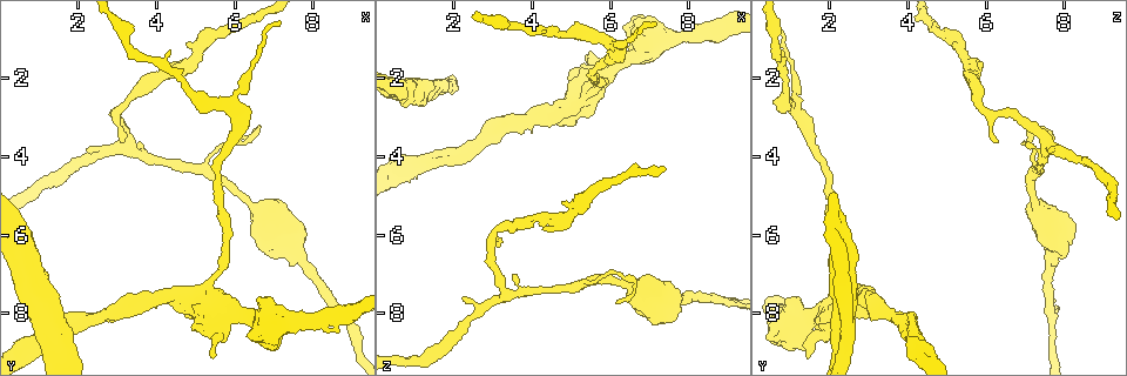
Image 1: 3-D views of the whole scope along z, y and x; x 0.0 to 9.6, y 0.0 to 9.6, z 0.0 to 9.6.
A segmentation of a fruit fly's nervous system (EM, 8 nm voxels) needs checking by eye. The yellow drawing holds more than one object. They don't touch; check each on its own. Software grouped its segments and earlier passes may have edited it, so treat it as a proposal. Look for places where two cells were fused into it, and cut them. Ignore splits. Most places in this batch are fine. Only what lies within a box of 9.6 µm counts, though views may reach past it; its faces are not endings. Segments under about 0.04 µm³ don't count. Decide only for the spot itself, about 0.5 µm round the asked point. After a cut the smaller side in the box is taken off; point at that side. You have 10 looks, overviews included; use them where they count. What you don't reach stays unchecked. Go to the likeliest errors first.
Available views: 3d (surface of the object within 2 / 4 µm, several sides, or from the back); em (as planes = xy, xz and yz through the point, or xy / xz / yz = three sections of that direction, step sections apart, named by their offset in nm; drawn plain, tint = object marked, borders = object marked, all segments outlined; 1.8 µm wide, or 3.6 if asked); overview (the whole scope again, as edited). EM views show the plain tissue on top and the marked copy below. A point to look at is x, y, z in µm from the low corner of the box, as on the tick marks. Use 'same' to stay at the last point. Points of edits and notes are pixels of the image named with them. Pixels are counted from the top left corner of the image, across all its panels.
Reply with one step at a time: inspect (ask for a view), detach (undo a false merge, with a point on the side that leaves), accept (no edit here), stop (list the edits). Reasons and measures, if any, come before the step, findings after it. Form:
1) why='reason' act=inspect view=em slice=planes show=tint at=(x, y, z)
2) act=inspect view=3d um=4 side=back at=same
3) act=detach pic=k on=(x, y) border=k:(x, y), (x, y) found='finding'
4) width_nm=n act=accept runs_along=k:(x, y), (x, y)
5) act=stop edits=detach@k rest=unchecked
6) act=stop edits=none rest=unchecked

why='three arms meet' act=inspect view=em slice=xz step=4 show=tint at=(0.65, 6.45, 2.35)

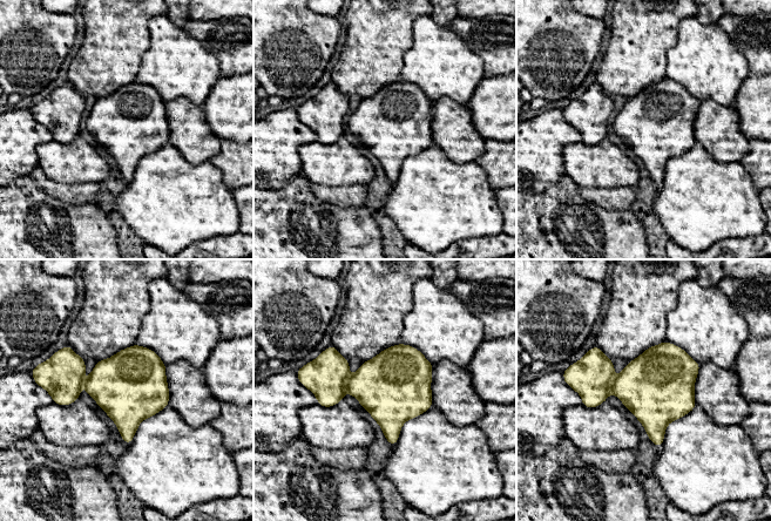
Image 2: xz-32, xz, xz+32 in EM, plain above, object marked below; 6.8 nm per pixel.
why='another direction' act=inspect view=em slice=planes show=borders at=same

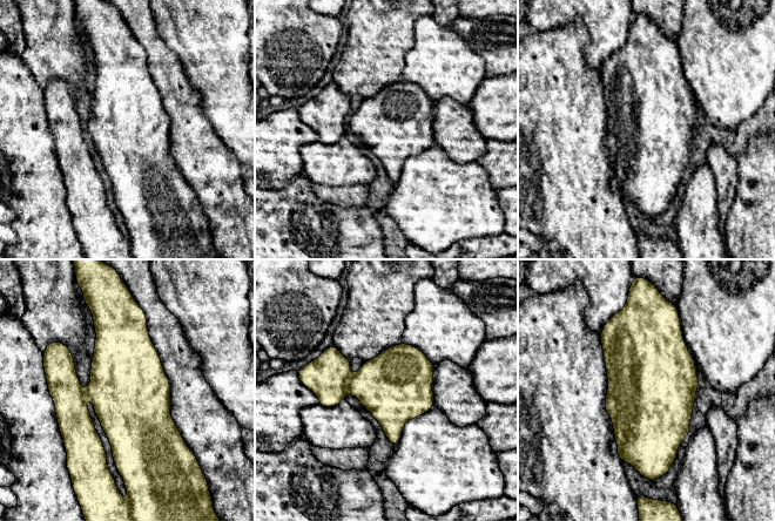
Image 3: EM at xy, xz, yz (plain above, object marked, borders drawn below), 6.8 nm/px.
width_nm=500 act=accept found='all the same cell'

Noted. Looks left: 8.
why='calibre changes' act=inspect view=em um=3.6 slice=planes show=tint at=(5.55, 7.95, 2.10)

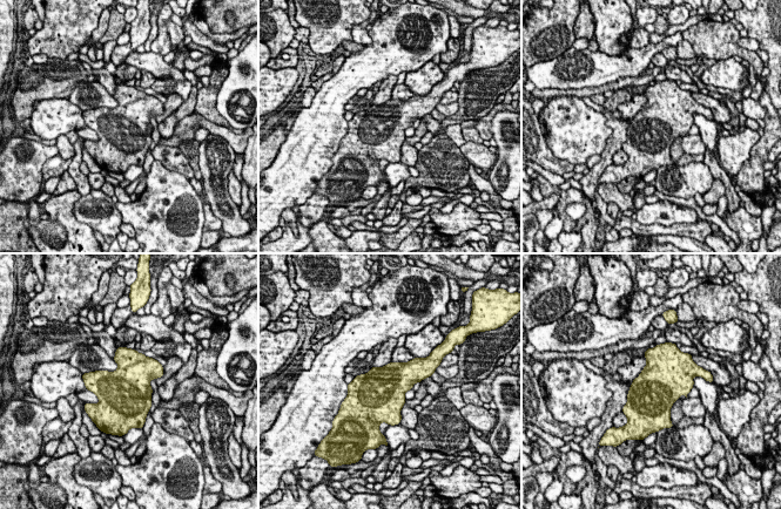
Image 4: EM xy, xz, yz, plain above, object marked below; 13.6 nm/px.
act=accept found='all the same cell'

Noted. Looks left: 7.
why='arms part here' act=inspect view=3d um=4 at=(2.20, 8.25, 3.85)

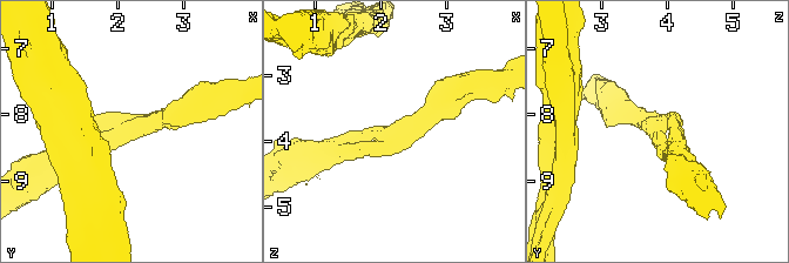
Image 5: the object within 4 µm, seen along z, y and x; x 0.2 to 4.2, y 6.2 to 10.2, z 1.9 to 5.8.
why='need the tissue' act=inspect view=em slice=planes show=tint at=(2.25, 8.15, 3.85)

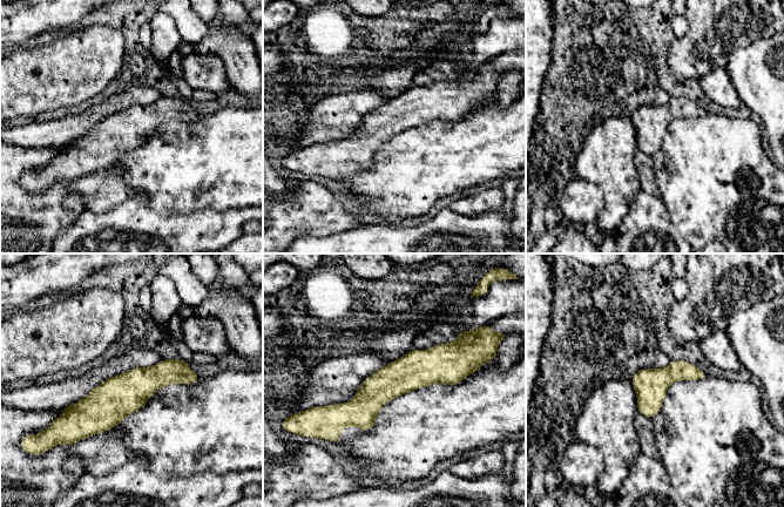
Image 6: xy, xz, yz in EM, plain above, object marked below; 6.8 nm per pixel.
act=accept runs_along=6:(464, 372), (409, 372), (329, 410) found='all the same cell'

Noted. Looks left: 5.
why='arms part here' act=inspect view=em slice=planes show=tint at=(6.00, 2.80, 1.10)

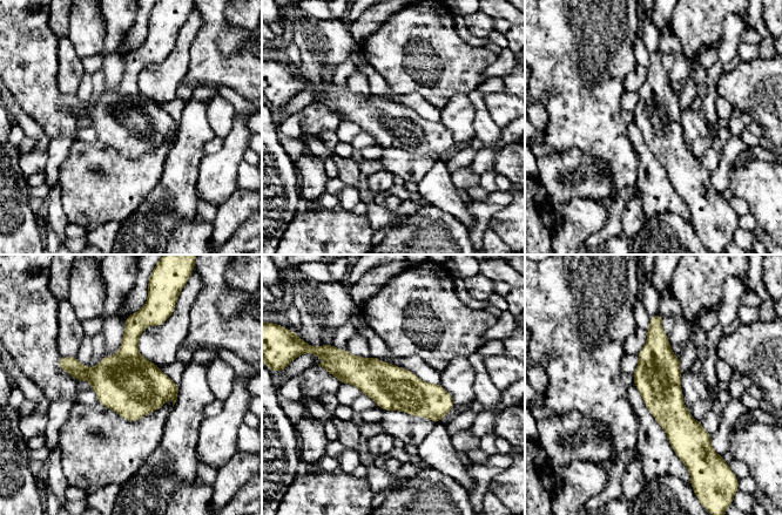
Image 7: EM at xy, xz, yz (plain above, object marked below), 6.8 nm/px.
act=accept runs_along=7:(658, 317), (658, 379), (681, 452) found='continuous, no second cell'

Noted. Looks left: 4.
act=stop edits=none rest=unchecked

